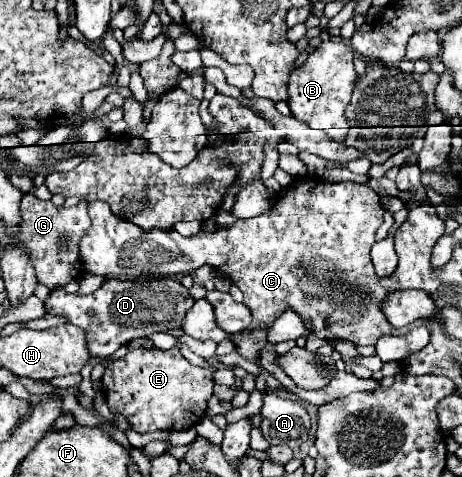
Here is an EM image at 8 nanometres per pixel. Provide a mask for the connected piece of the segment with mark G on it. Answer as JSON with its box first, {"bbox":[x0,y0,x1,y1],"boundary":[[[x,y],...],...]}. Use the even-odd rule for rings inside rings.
{"bbox":[16,194,90,290],"boundary":[[[24,194],[20,202],[20,214],[22,214],[22,222],[20,222],[20,230],[16,232],[16,238],[24,242],[24,248],[32,258],[40,284],[54,290],[80,278],[84,270],[78,256],[78,242],[80,242],[80,234],[84,234],[84,230],[88,230],[90,226],[90,218],[86,214],[86,202],[80,202],[74,208],[66,208],[66,206],[56,208],[50,200],[38,200],[34,194]],[[64,236],[70,238],[68,252],[60,252],[56,248]]]}

